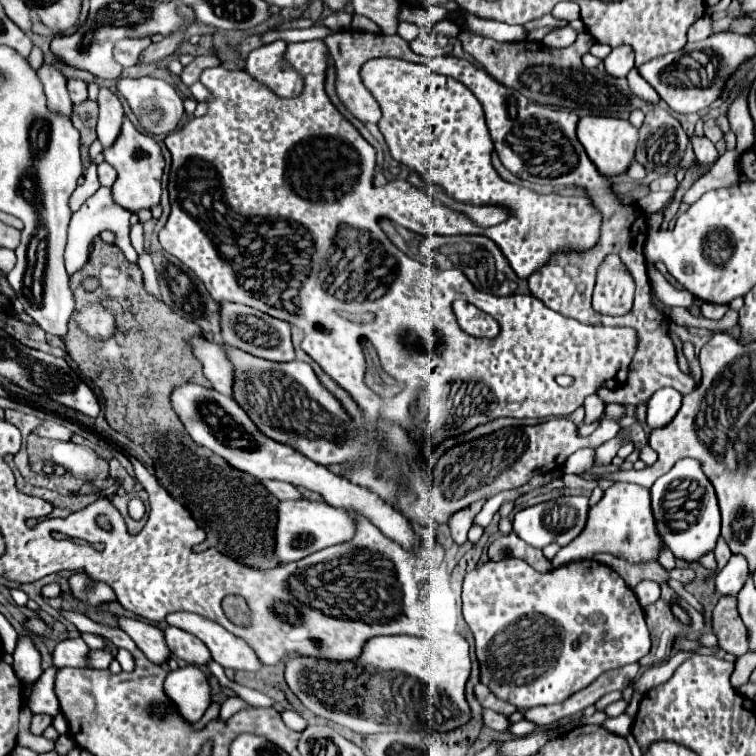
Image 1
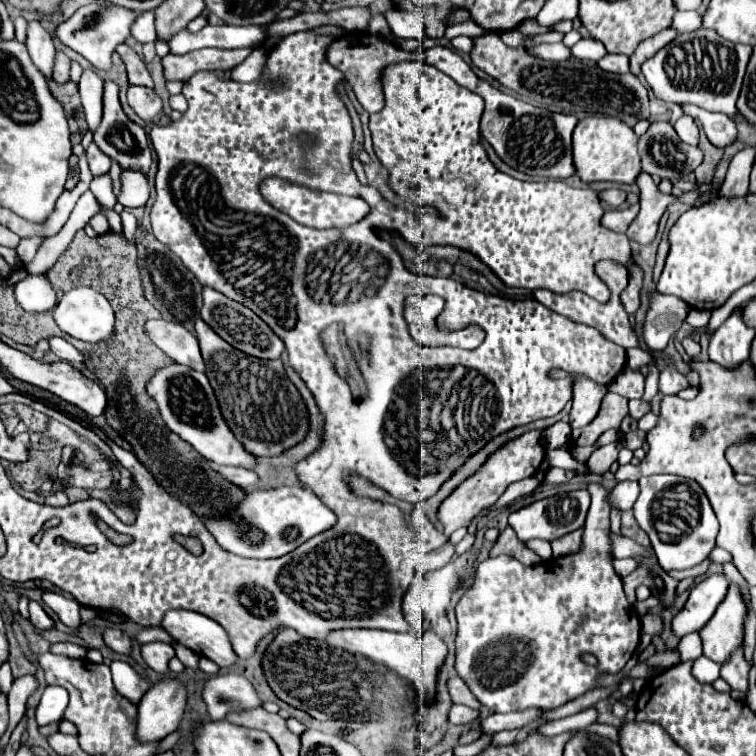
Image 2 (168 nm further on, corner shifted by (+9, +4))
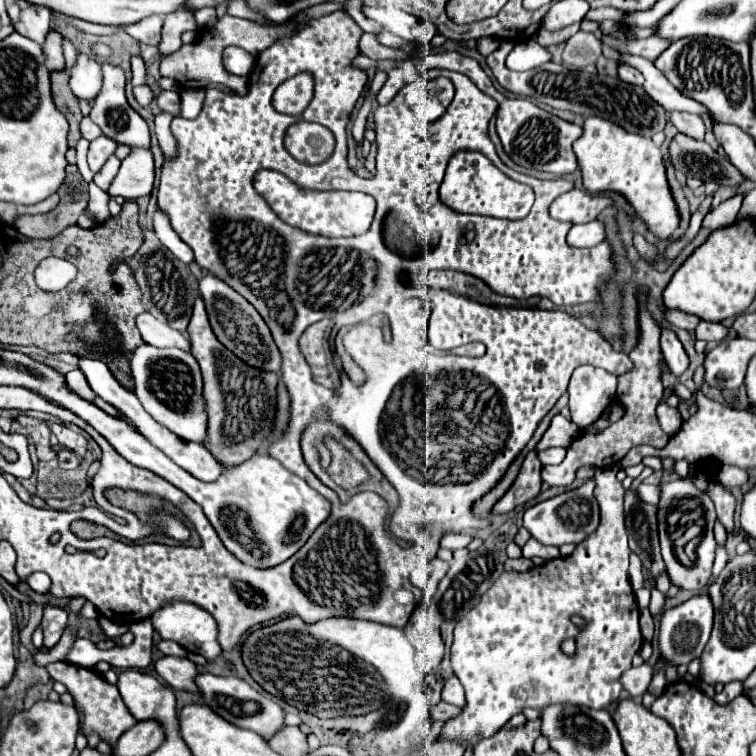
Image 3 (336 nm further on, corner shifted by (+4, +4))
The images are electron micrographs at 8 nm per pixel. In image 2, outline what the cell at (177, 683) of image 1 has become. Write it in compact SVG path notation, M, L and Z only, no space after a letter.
M165 679L145 693L137 715L137 741L155 743L179 727L185 713L187 691L177 679Z

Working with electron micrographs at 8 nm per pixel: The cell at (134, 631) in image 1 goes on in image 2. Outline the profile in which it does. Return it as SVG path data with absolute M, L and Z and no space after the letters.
M149 643L141 647L141 655L153 671L165 675L169 671L169 659L175 657L175 651L169 643Z

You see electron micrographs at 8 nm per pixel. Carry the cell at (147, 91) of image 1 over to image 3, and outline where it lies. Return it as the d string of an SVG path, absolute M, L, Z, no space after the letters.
M140 85L140 87L134 87L134 97L136 97L136 101L138 101L142 107L146 107L146 105L150 105L150 101L154 99L154 93L152 93L152 89L150 89L148 85Z

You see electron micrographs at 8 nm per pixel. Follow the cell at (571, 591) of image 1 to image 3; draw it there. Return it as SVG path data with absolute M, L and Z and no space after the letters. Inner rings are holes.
M612 465L612 467L606 467L606 469L596 469L596 475L594 475L594 481L596 483L594 489L595 498L598 499L598 505L600 505L600 525L594 533L590 533L590 537L586 541L582 541L582 545L576 545L574 553L570 557L558 557L558 559L552 559L540 567L532 567L528 571L502 571L502 577L498 577L498 581L494 581L494 585L480 597L480 603L476 607L472 607L458 623L456 623L456 629L454 629L454 643L452 643L452 669L454 669L454 675L460 679L460 683L464 685L466 689L466 707L462 709L460 717L448 721L440 733L442 739L464 739L468 745L474 745L478 743L480 739L484 737L492 737L496 731L500 731L516 713L522 713L524 709L528 707L534 707L534 709L546 709L546 705L552 705L552 703L570 703L570 705L582 705L582 707L590 707L590 709L608 709L610 705L614 705L620 697L620 691L622 691L622 683L620 683L620 677L626 669L632 667L632 657L640 651L642 647L642 633L640 633L640 625L638 625L638 617L640 617L640 611L638 611L638 605L636 605L636 597L634 597L634 591L632 591L632 585L630 585L630 579L628 579L628 555L630 555L630 547L628 547L628 533L626 533L626 527L624 527L624 507L622 507L622 501L624 501L624 487L622 483L616 479L616 473L618 473L620 465ZM572 615L580 615L586 619L586 629L584 631L578 631L572 623L570 623L570 617ZM564 639L576 639L576 655L574 657L568 657L564 651L562 651L562 641Z

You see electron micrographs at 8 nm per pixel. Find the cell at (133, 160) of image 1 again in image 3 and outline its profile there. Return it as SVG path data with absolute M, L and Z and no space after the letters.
M104 63L102 65L102 73L104 73L104 85L94 101L94 107L90 111L92 121L102 129L102 133L110 139L114 139L118 145L128 145L128 147L144 147L150 149L150 131L146 121L128 105L126 95L124 95L124 71L116 65Z

